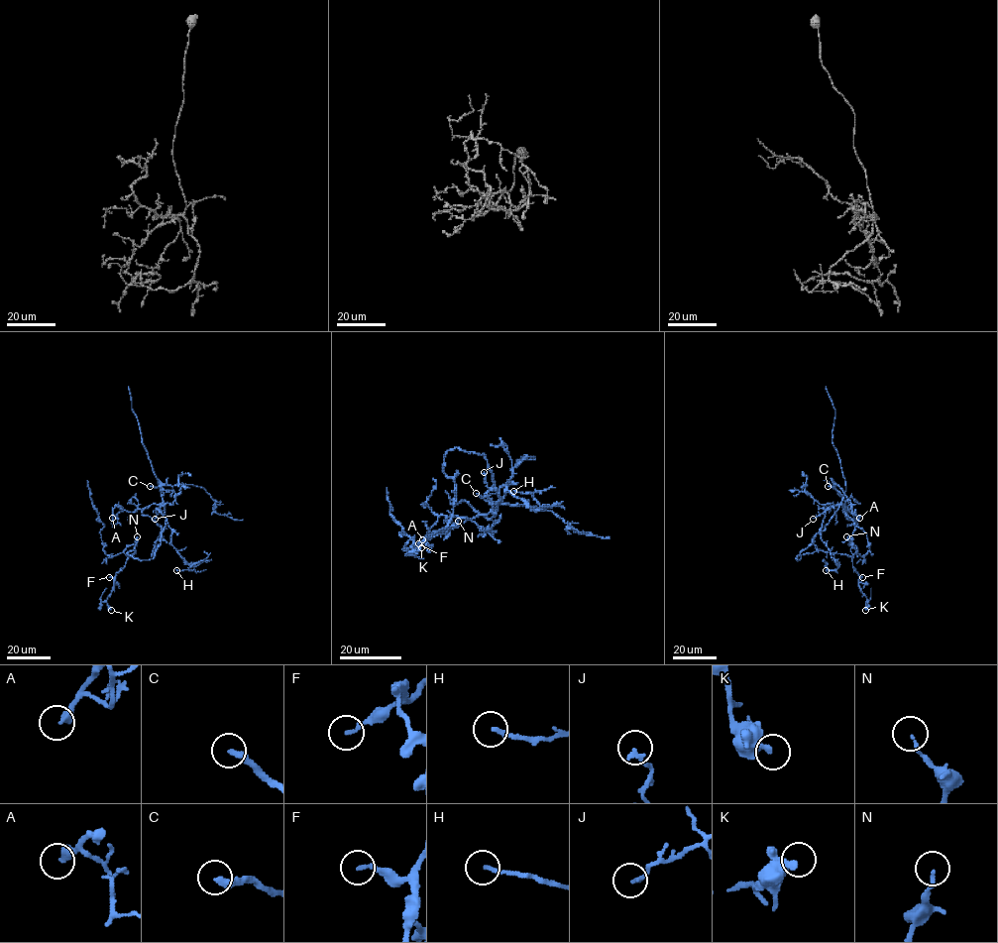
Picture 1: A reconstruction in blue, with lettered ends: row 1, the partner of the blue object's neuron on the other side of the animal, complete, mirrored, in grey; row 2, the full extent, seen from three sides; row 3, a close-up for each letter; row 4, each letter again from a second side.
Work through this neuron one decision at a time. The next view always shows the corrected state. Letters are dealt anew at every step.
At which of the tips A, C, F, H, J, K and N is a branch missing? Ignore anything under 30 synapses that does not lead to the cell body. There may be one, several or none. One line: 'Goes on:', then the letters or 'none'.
Goes on: C

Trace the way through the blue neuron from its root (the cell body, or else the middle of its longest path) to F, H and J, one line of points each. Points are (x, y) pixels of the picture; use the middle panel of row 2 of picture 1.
F: (476, 453), (457, 447), (446, 452), (443, 472), (455, 485), (453, 516), (446, 528), (418, 543)
H: (476, 453), (498, 492), (492, 512), (488, 492), (507, 482), (539, 509), (530, 493), (513, 491)
J: (476, 453), (485, 455), (495, 487), (498, 492), (498, 509), (494, 512), (484, 472)

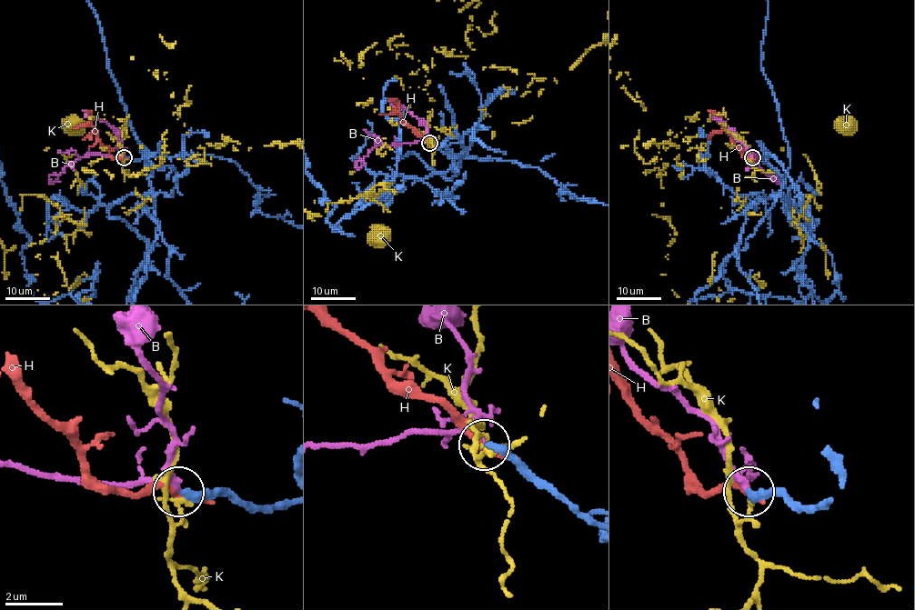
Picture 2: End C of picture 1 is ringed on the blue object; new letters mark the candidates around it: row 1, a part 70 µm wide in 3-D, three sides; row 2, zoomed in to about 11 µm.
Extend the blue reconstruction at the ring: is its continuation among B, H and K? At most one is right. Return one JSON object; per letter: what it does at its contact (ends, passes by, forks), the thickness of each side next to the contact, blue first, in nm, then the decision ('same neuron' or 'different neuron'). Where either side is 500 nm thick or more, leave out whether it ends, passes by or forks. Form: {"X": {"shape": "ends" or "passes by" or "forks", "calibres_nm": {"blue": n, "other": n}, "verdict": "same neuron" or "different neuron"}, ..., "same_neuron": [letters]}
{"B": {"shape": "passes by", "calibres_nm": {"blue": 300, "other": 200}, "verdict": "same neuron"}, "H": {"shape": "ends", "calibres_nm": {"blue": 360, "other": 240}, "verdict": "different neuron"}, "K": {"shape": "ends", "calibres_nm": {"blue": 340, "other": 160}, "verdict": "different neuron"}, "same_neuron": ["B"]}

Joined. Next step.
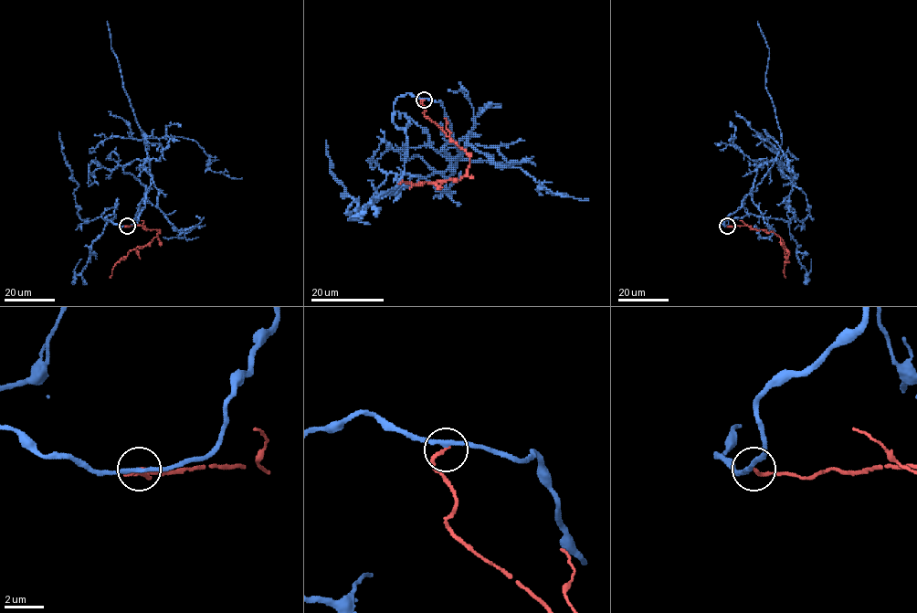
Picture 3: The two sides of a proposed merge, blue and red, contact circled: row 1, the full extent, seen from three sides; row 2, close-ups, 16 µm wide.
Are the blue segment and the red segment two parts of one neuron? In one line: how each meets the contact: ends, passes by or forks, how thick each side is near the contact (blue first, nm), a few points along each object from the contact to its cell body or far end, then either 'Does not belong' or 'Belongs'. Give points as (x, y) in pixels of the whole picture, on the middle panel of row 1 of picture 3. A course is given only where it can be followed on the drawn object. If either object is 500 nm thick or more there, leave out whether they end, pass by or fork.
At the ring blue passes by. At the ring red ends. Thickness 200 nm (blue) against 160 nm. Course of blue: (424, 100), (441, 102), (453, 140), (458, 145), (457, 165), (448, 178), (418, 155), (404, 161), (395, 144). Course of red: (424, 100), (424, 114), (469, 156), (468, 174), (458, 180), (414, 186), (402, 181), (398, 184). Belongs

